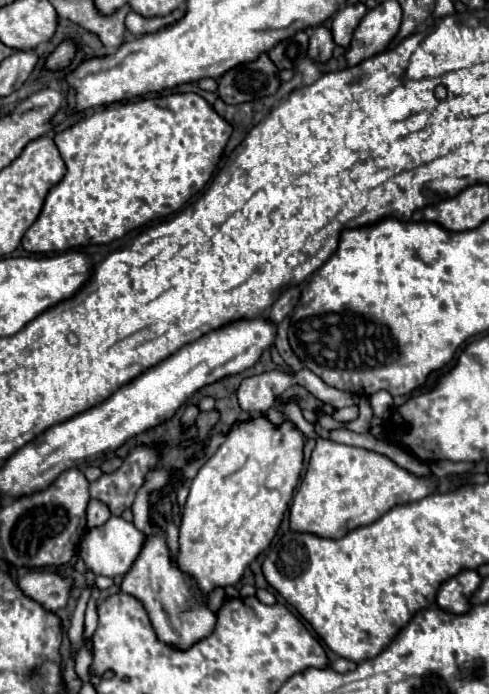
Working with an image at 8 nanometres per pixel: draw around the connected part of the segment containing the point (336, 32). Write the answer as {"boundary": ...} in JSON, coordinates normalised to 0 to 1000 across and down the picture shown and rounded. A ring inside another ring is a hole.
{"boundary":[[[724,6],[724,9],[703,9],[699,14],[687,17],[683,29],[679,29],[679,37],[675,37],[675,46],[683,52],[683,61],[691,66],[712,66],[716,63],[716,55],[720,55],[720,46],[724,40],[732,37],[732,32],[740,29],[740,23],[748,20],[748,9],[740,12],[740,6]]]}

